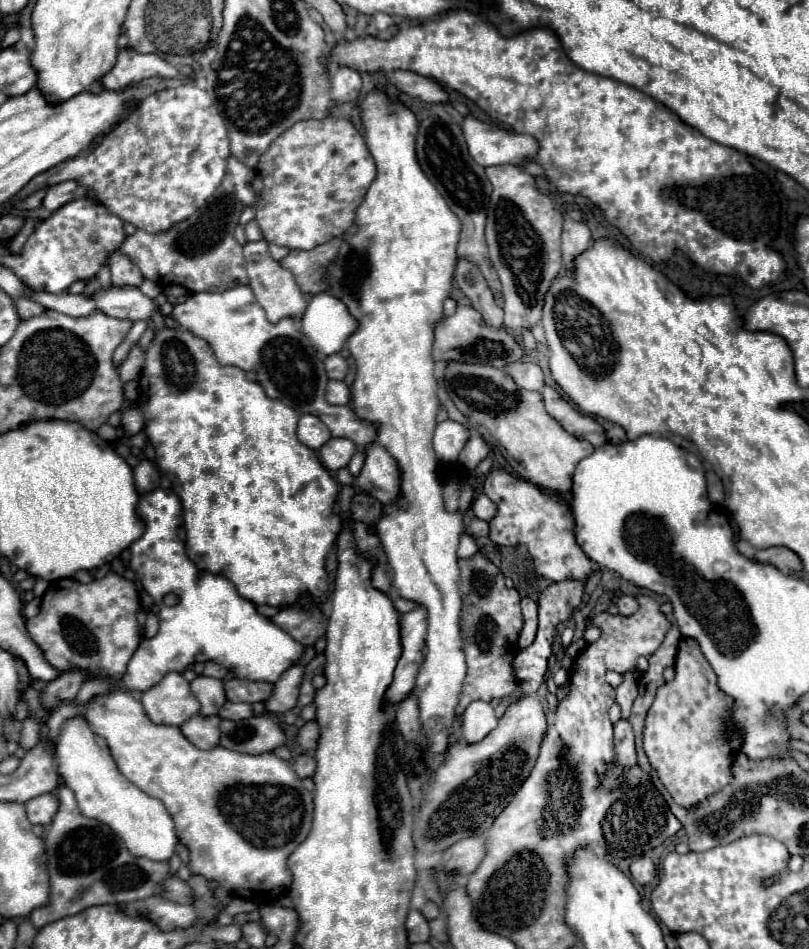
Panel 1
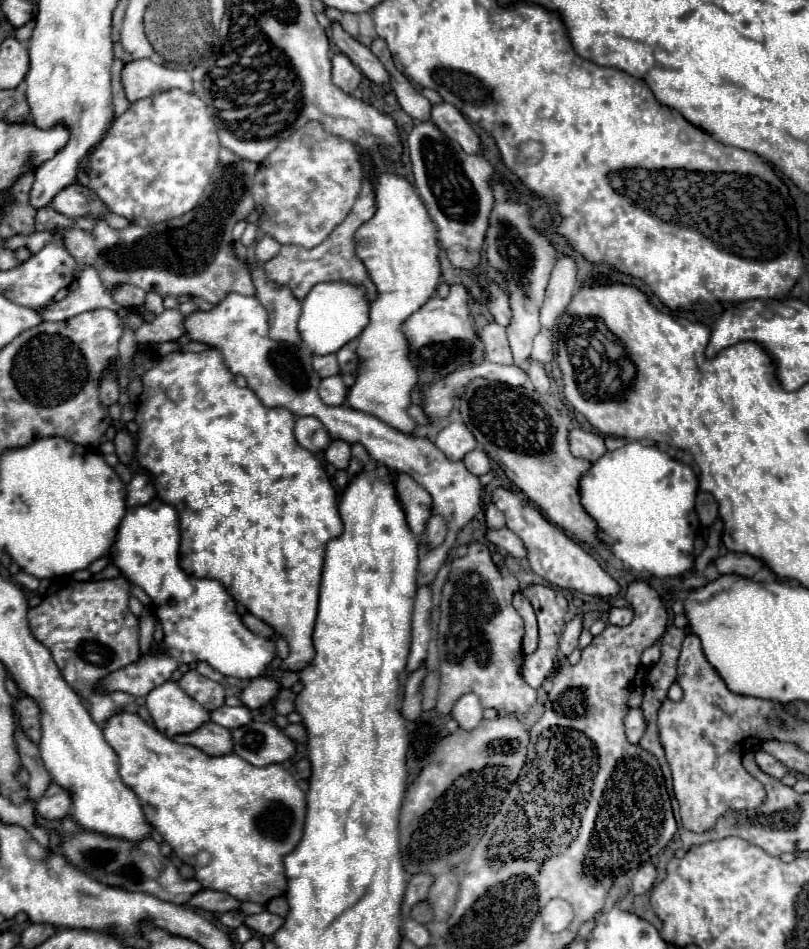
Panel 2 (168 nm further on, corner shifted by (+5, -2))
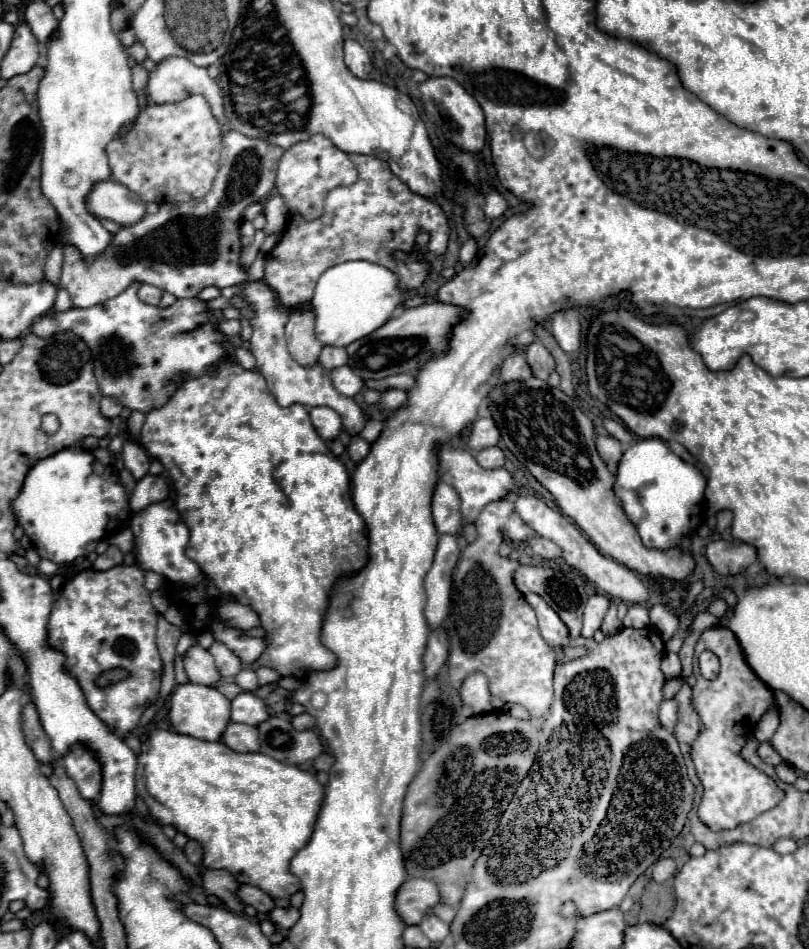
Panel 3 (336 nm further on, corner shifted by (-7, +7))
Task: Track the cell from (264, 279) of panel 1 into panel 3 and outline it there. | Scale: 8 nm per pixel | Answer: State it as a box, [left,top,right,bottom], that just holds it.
[286,307,322,367]

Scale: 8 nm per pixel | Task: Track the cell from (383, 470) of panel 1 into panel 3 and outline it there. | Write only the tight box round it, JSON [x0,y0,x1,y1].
[432,483,462,535]

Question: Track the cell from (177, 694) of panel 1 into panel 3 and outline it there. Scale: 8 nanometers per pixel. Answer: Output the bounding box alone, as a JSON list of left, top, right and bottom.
[168,685,230,741]

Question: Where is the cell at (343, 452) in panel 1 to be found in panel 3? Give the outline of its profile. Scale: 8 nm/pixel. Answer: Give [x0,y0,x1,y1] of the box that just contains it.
[348,435,370,463]

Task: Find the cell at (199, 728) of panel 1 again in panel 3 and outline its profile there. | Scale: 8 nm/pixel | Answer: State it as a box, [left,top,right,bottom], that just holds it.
[222,723,260,753]

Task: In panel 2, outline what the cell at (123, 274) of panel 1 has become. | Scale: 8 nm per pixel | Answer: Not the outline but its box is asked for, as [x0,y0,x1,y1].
[112,284,146,306]

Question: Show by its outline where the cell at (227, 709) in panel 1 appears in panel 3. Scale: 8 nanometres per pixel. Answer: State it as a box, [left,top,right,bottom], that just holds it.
[232,693,270,725]

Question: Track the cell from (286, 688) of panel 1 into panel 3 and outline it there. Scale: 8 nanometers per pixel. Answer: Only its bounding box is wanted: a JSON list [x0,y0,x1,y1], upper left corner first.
[234,669,258,691]

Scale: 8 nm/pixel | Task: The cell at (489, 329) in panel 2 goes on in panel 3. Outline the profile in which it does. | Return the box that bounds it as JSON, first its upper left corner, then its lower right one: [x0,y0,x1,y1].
[500,353,532,383]

